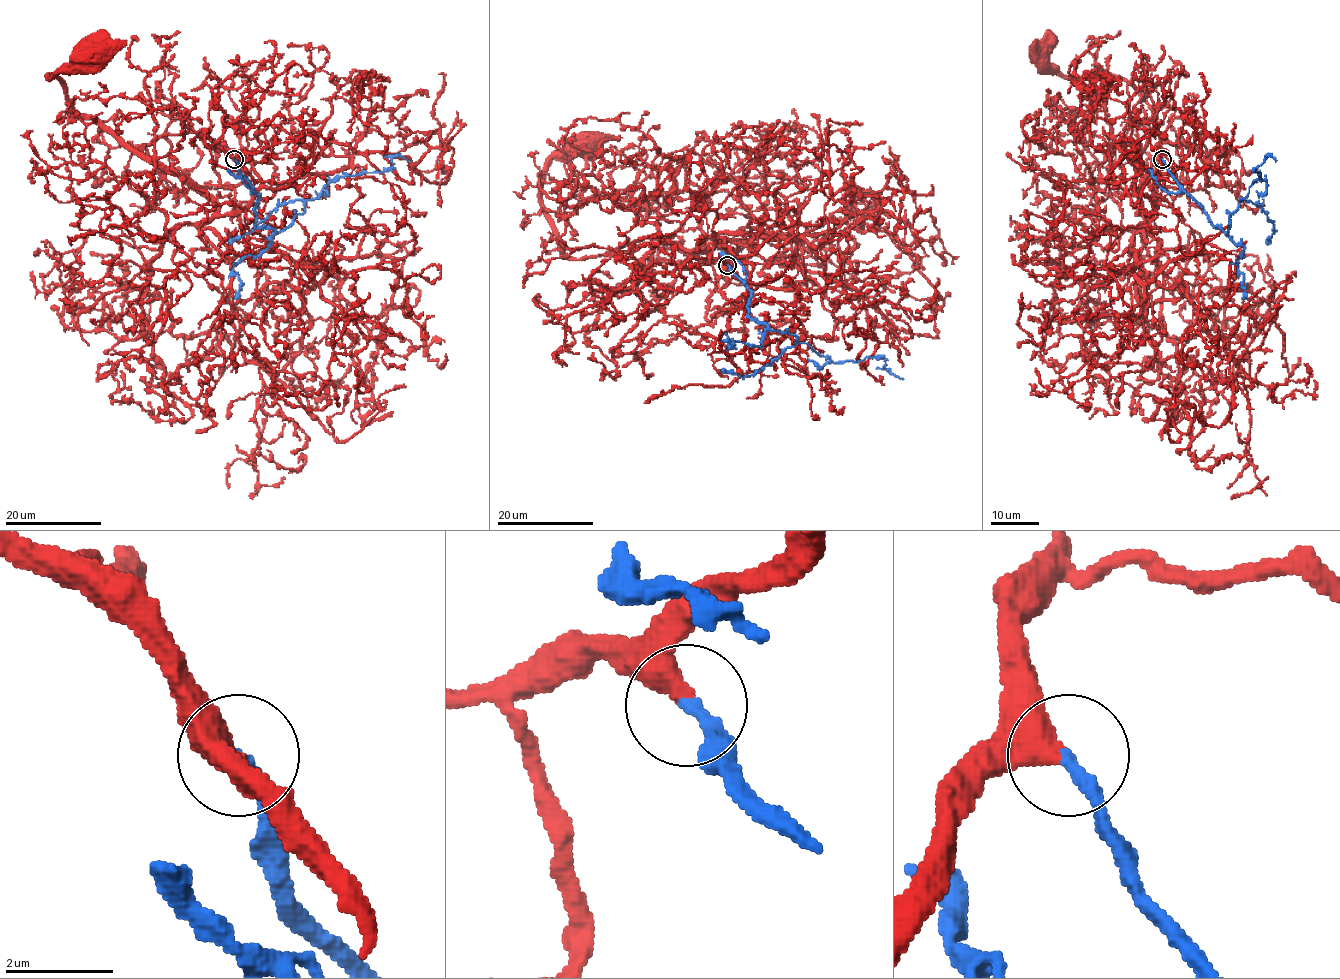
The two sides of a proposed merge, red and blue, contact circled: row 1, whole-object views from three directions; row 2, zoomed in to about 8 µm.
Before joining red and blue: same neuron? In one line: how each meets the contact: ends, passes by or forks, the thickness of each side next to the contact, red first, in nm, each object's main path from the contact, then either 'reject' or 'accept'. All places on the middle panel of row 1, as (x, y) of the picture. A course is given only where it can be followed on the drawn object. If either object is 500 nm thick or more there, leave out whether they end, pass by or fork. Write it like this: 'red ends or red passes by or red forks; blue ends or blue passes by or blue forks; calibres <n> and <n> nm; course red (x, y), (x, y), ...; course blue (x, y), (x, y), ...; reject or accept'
red ends; blue ends; calibres 480 and 280 nm; course red (727, 264), (745, 242), (722, 241), (706, 260), (655, 238), (571, 258), (548, 220), (543, 172), (587, 142); course blue (727, 265), (750, 291), (748, 316), (771, 330), (786, 331), (832, 362), (882, 357), (884, 367), (903, 379); accept

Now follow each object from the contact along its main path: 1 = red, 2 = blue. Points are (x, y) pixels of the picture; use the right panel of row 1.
1: (1161, 159), (1141, 183), (1138, 213), (1157, 204), (1136, 170), (1155, 112), (1118, 77), (1063, 76), (1040, 57)
2: (1162, 159), (1167, 171), (1214, 225), (1227, 231), (1228, 218), (1260, 176), (1255, 169), (1267, 157), (1276, 160)

